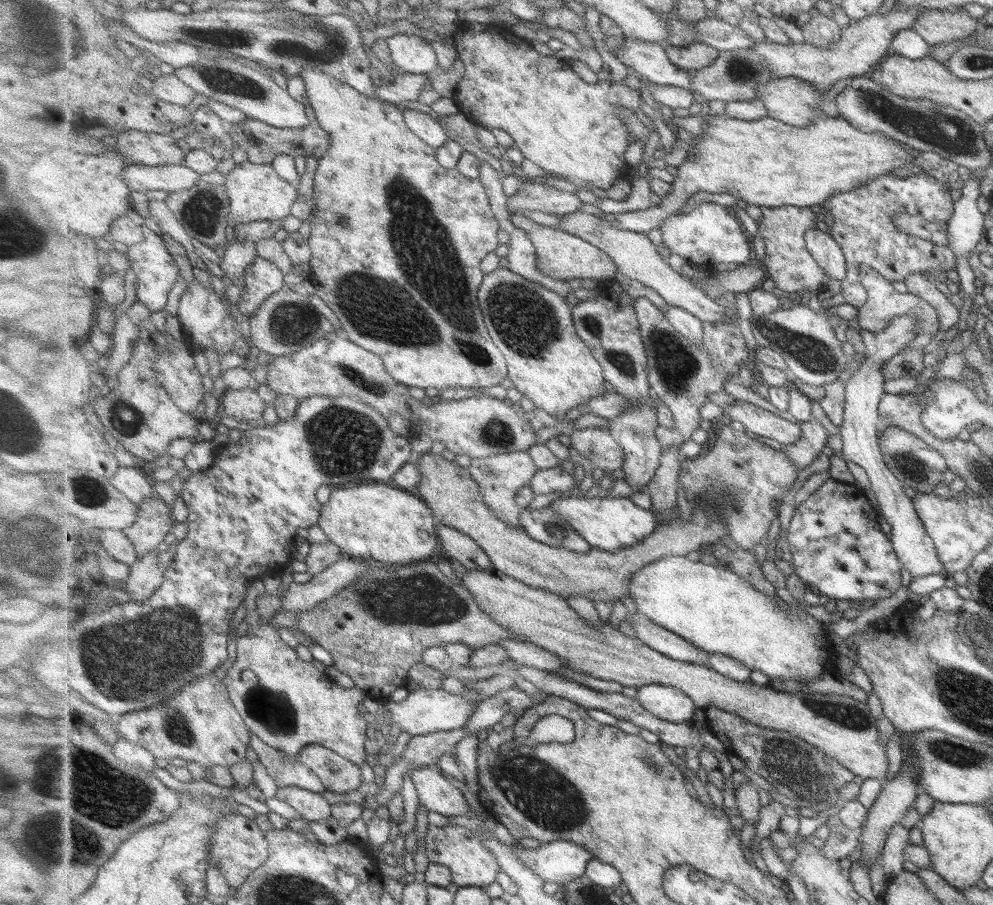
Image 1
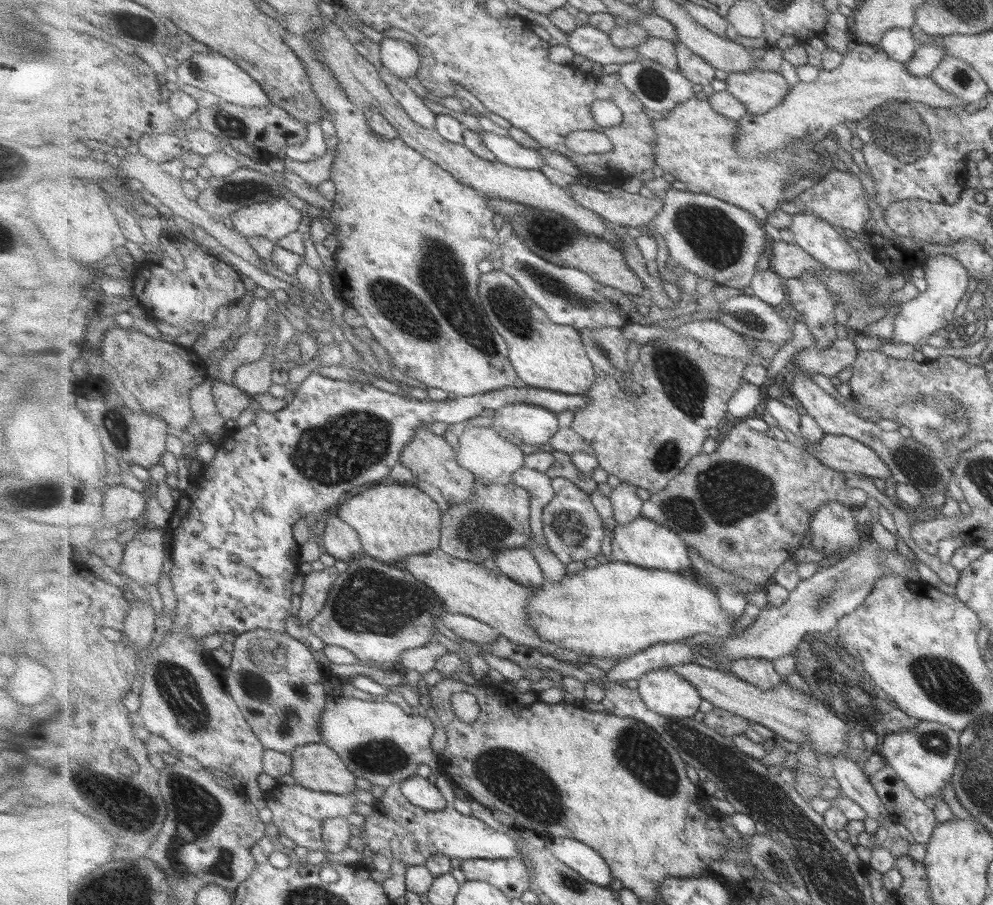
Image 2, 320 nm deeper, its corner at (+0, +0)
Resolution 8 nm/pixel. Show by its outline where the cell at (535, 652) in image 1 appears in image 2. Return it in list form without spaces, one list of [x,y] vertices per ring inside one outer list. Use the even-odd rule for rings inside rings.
[[[447,613],[442,616],[442,624],[461,639],[482,645],[494,642],[500,636],[493,627],[465,615]]]

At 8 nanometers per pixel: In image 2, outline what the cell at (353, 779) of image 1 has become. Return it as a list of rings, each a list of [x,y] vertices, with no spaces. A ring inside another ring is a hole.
[[[307,744],[298,747],[291,755],[293,772],[290,776],[296,785],[315,792],[351,795],[357,777],[343,762],[343,758],[327,744]]]

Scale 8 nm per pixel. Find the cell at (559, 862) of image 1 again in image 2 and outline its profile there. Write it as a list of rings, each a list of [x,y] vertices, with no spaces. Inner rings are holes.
[[[440,771],[433,775],[436,777],[435,786],[447,800],[447,808],[439,812],[427,812],[403,796],[399,783],[391,784],[390,788],[384,790],[384,795],[377,799],[374,811],[366,817],[363,825],[366,846],[373,853],[385,856],[391,864],[400,860],[407,866],[425,865],[434,854],[444,854],[462,861],[510,859],[517,856],[517,844],[508,832],[497,832],[485,822],[457,811],[451,782]]]

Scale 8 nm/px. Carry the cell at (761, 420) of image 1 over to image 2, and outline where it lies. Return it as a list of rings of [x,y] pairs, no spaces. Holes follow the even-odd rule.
[[[826,434],[819,444],[805,442],[805,448],[823,464],[844,474],[853,473],[885,480],[894,475],[875,449],[850,436]]]

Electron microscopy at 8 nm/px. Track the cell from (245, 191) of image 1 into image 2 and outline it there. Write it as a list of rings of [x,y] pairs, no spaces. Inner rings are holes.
[[[283,198],[241,208],[229,216],[228,223],[246,239],[264,236],[277,244],[292,232],[303,229],[305,213]]]

